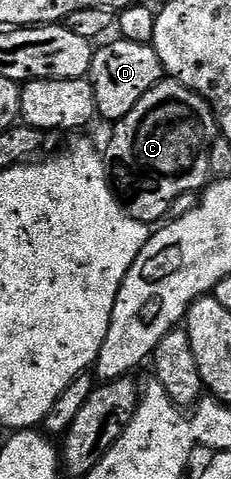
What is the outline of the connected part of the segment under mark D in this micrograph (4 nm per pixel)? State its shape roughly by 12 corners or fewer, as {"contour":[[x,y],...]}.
{"contour":[[152,44],[93,54],[97,116],[116,122],[166,75]]}

